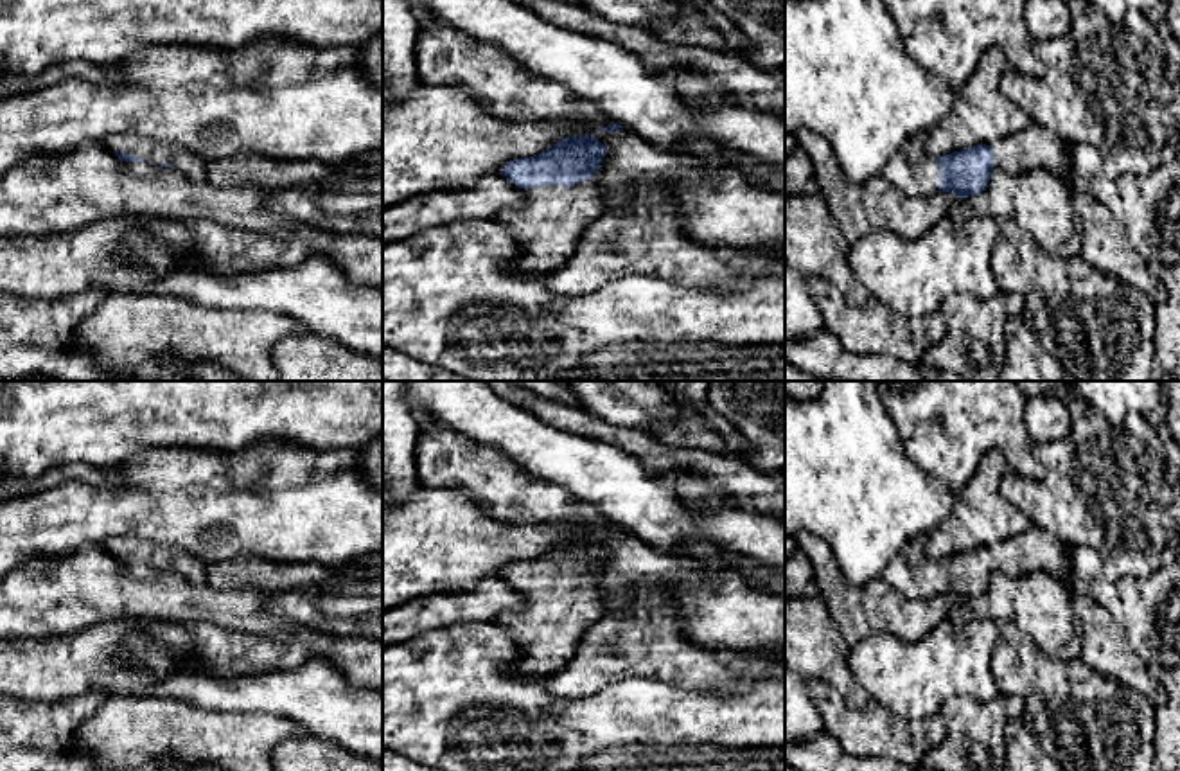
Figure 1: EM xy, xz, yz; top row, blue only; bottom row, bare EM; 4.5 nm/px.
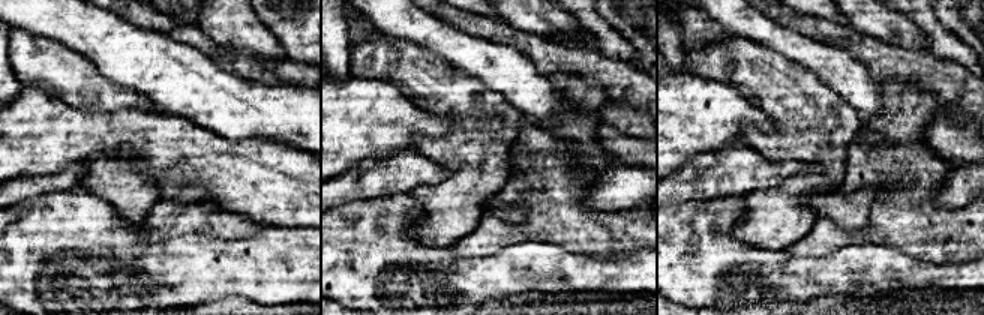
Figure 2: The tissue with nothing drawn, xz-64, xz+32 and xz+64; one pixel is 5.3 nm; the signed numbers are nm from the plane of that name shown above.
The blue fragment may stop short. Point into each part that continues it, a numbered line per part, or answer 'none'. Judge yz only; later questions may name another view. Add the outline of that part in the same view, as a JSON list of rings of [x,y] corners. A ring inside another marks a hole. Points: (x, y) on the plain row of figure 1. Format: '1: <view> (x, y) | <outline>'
1: yz (1033, 550) | [[[1031,525],[1026,532],[990,548],[995,570],[1008,577],[1047,572],[1070,589],[1067,548],[1052,534]]]
2: yz (913, 574) | [[[927,537],[909,541],[880,575],[896,593],[911,600],[930,600],[939,589],[939,566],[925,554]]]

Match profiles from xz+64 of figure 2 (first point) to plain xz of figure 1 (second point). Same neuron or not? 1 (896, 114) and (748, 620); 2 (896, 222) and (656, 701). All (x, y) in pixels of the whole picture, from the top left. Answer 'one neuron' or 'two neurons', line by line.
1: two neurons
2: two neurons

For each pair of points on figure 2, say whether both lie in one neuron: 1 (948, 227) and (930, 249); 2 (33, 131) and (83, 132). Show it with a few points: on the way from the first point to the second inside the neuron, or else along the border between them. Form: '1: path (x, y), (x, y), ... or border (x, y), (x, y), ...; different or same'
1: path (945, 233), (935, 243); same
2: path (45, 132), (71, 132); same

